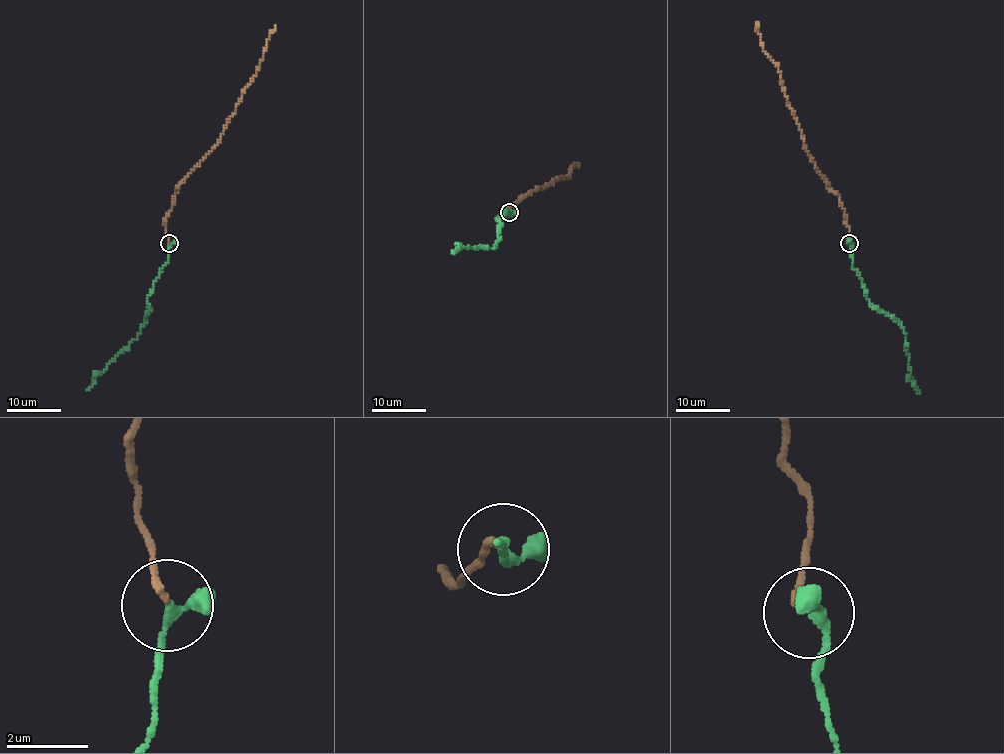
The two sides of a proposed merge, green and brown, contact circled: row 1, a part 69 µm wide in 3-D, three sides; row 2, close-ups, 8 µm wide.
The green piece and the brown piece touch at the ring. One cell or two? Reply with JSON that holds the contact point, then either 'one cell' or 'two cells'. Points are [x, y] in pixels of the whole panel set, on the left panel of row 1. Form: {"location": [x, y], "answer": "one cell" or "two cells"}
{"location": [169, 243], "answer": "one cell"}

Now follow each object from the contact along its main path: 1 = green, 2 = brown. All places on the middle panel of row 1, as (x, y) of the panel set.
1: (509, 212), (497, 219), (498, 236), (492, 248), (460, 247), (452, 252)
2: (509, 211), (502, 216), (516, 201), (557, 178), (568, 176), (572, 167), (579, 166)

